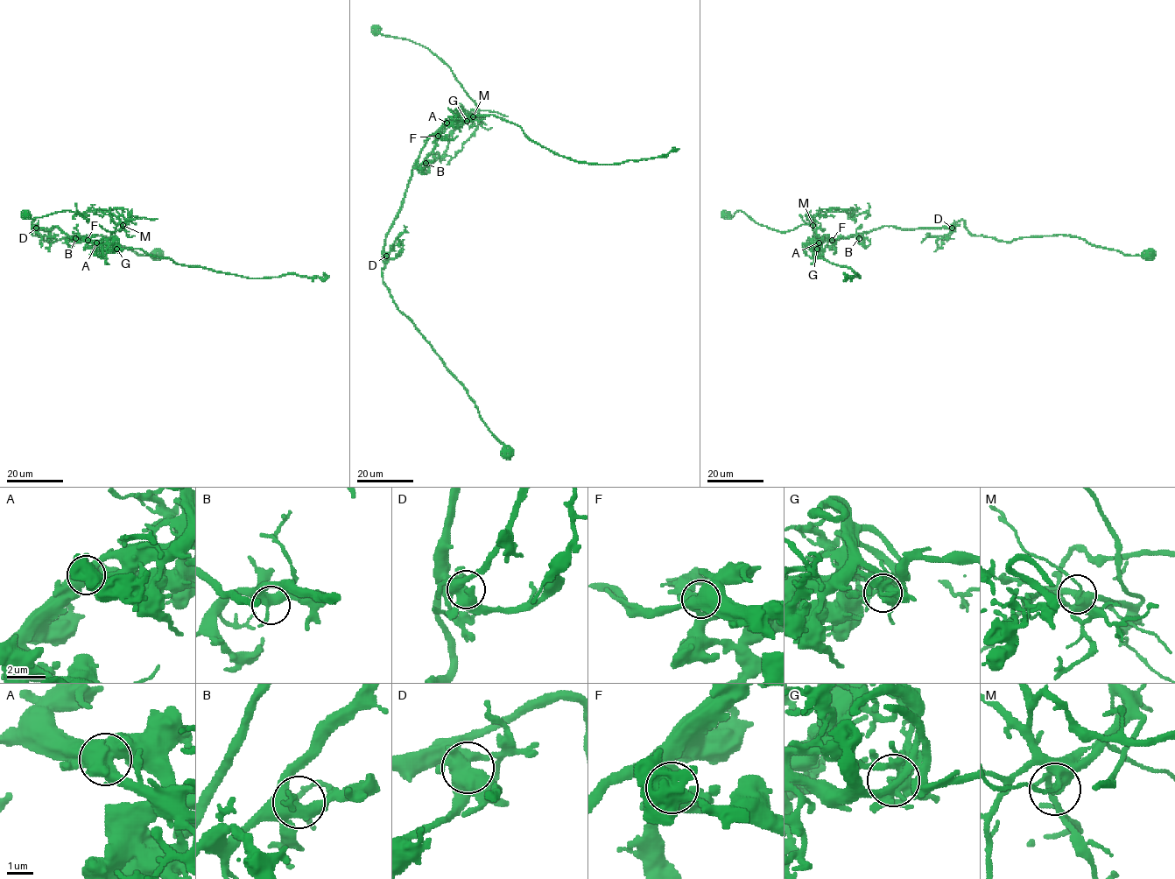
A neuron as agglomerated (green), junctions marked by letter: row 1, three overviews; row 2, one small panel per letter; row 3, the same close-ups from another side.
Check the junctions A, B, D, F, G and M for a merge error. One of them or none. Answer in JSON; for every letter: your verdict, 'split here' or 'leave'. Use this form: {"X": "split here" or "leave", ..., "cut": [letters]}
{"A": "leave", "B": "leave", "D": "leave", "F": "leave", "G": "split here", "M": "leave", "cut": ["G"]}

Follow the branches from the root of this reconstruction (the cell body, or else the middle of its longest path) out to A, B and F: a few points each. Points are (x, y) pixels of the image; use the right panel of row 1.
A: (1148, 256), (1126, 255), (1062, 235), (999, 241), (973, 235), (963, 221), (915, 229), (883, 226), (819, 242)
B: (1148, 256), (1062, 235), (999, 241), (973, 235), (963, 221), (915, 229), (883, 226), (830, 241), (859, 238)
F: (1148, 256), (1126, 255), (1062, 235), (999, 241), (973, 235), (963, 221), (915, 229), (883, 226), (832, 240)

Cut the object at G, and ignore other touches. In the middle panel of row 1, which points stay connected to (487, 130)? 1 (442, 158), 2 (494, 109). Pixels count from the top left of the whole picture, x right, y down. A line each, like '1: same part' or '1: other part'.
1: same part
2: same part

